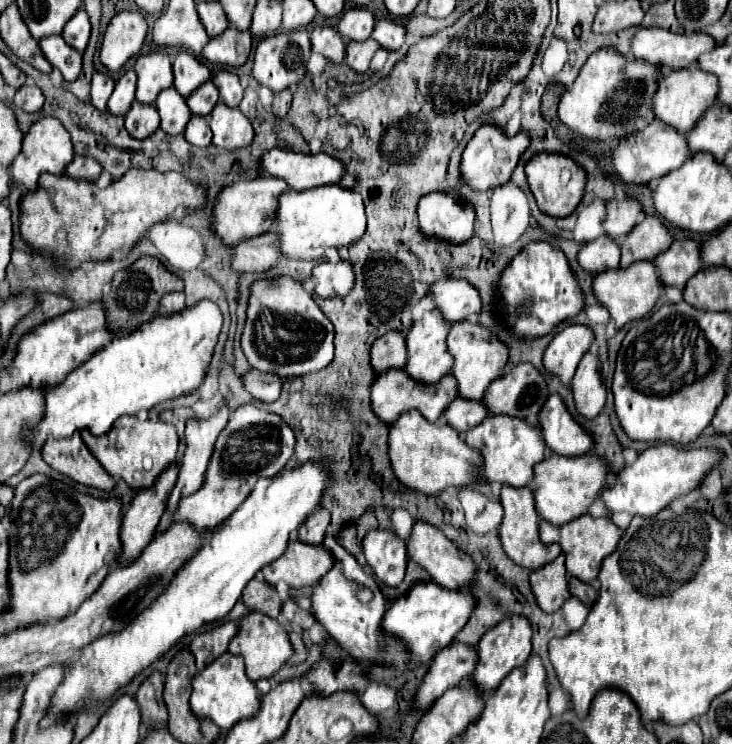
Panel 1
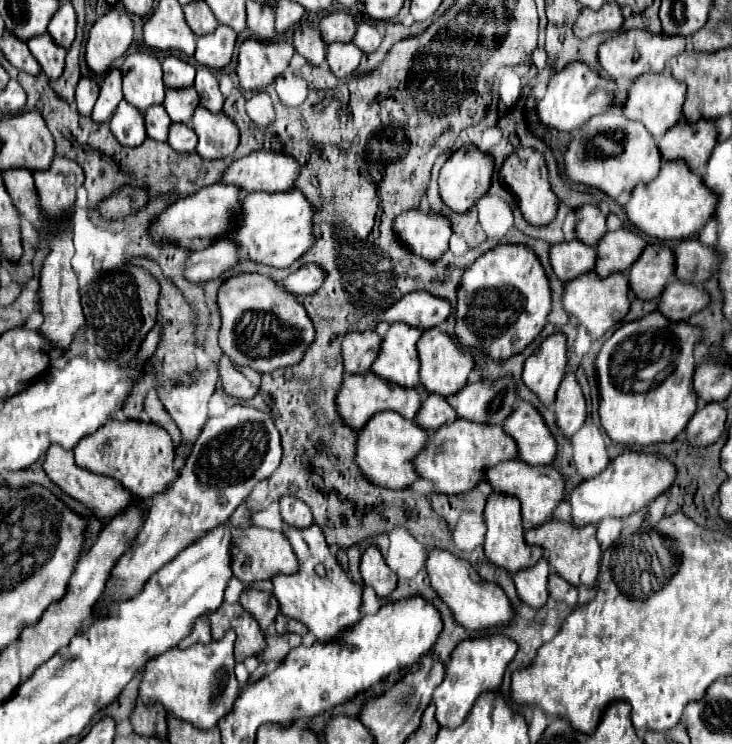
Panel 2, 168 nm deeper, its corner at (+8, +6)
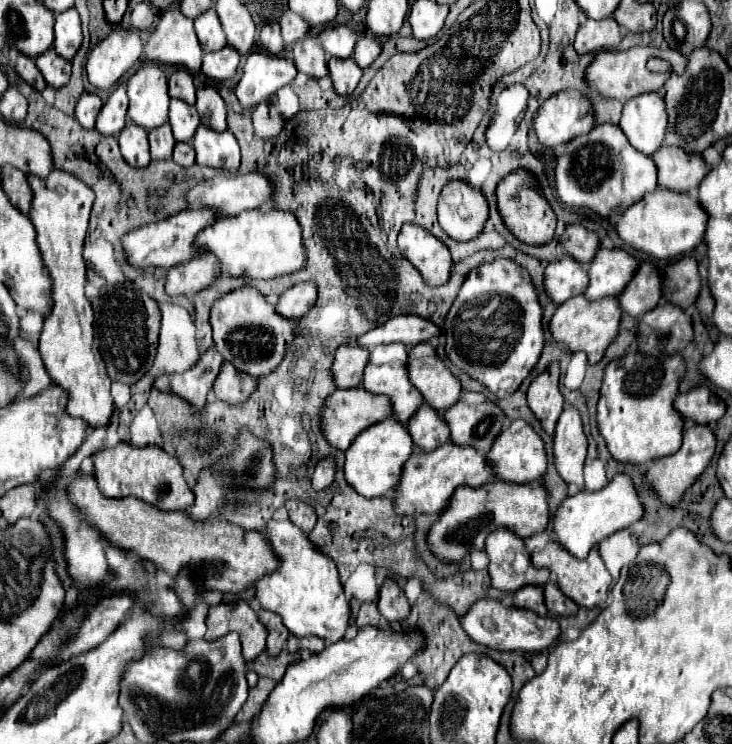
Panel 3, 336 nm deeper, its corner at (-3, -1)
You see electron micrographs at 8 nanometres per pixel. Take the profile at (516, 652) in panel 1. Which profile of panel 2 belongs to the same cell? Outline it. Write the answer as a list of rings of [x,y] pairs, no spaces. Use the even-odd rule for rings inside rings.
[[[490,636],[490,638],[472,638],[464,640],[456,646],[450,660],[446,662],[446,674],[442,684],[432,694],[432,704],[436,708],[436,720],[440,728],[456,728],[464,724],[468,718],[476,698],[484,692],[498,692],[502,684],[502,676],[510,660],[514,658],[518,646],[506,636]]]

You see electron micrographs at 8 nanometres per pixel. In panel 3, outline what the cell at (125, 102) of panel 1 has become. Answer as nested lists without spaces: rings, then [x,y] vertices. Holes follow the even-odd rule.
[[[119,85],[103,105],[101,113],[97,115],[97,131],[103,135],[119,135],[121,129],[127,125],[127,91]]]

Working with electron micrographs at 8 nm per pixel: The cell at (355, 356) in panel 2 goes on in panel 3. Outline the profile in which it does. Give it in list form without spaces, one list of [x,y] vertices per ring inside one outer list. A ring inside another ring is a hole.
[[[339,345],[333,363],[333,375],[339,389],[359,387],[363,383],[363,371],[369,363],[369,351],[357,345]]]

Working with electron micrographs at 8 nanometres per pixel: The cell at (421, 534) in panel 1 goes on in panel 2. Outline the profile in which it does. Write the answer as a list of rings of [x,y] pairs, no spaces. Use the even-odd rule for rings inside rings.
[[[434,550],[428,554],[426,560],[426,568],[428,568],[428,576],[432,580],[432,588],[438,592],[438,596],[442,598],[442,602],[448,604],[452,618],[468,628],[468,630],[486,630],[486,628],[506,628],[512,624],[514,618],[514,608],[510,598],[504,594],[504,590],[492,582],[484,582],[476,570],[466,562],[456,558],[454,554],[446,552],[446,550]]]

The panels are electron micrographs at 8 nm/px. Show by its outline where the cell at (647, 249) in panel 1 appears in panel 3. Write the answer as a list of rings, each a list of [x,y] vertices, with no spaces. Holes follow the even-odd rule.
[[[599,249],[591,267],[591,283],[585,291],[589,299],[601,299],[605,295],[621,295],[623,287],[631,281],[639,261],[623,249]]]

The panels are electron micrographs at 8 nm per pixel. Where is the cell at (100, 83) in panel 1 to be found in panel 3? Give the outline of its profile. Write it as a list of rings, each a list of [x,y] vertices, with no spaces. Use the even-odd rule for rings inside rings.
[[[83,93],[79,103],[77,103],[77,107],[75,107],[75,119],[79,119],[79,123],[85,129],[93,129],[97,113],[101,111],[101,107],[103,107],[103,101],[101,101],[99,95]]]

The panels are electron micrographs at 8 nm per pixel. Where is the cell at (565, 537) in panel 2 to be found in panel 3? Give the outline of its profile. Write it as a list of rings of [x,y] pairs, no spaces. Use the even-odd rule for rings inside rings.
[[[549,539],[549,543],[541,549],[541,551],[535,551],[531,555],[531,561],[535,567],[547,567],[549,571],[555,571],[557,573],[557,585],[559,589],[571,597],[577,605],[581,607],[597,607],[601,603],[605,603],[607,599],[607,589],[611,585],[611,573],[607,571],[601,555],[599,555],[599,549],[593,547],[587,555],[587,559],[575,559],[569,551],[563,549],[563,545],[559,545],[555,539]]]

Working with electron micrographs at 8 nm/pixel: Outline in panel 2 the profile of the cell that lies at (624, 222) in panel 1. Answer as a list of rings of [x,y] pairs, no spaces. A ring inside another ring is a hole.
[[[582,206],[576,210],[576,238],[582,244],[596,246],[606,232],[606,216],[596,206]]]

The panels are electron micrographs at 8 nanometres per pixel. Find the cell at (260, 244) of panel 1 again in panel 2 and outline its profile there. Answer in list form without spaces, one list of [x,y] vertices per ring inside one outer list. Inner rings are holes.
[[[218,238],[208,248],[190,252],[184,266],[184,278],[188,282],[204,284],[208,280],[218,278],[224,270],[232,268],[238,260],[240,260],[238,246],[228,238]]]

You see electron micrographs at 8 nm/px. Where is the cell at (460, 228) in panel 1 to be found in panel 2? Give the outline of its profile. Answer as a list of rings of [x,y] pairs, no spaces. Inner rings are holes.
[[[420,210],[402,212],[394,220],[394,230],[402,244],[416,256],[436,262],[448,250],[448,240],[452,236],[450,222],[432,212],[422,214]]]

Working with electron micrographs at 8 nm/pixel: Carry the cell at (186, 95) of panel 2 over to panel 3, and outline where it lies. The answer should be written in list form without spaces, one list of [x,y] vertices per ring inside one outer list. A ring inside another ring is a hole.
[[[171,99],[169,123],[173,127],[175,139],[189,143],[201,121],[199,121],[199,113],[197,113],[197,109],[193,105],[183,103],[181,99]]]

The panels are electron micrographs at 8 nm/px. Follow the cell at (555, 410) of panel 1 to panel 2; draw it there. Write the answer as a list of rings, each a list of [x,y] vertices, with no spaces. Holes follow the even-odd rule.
[[[516,402],[512,416],[508,416],[502,428],[516,442],[516,458],[524,460],[524,464],[544,466],[554,462],[556,440],[552,438],[542,416],[530,402]]]

